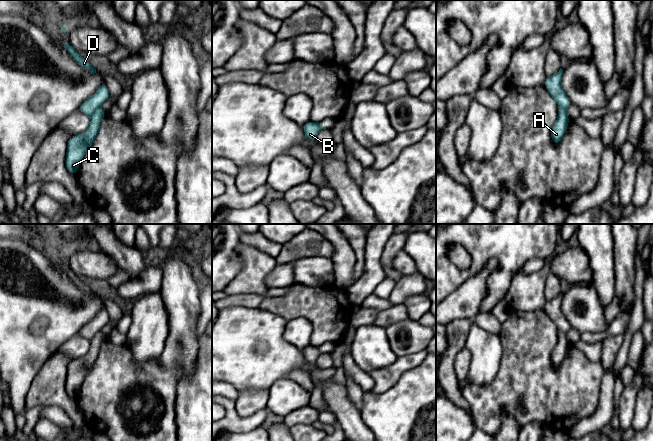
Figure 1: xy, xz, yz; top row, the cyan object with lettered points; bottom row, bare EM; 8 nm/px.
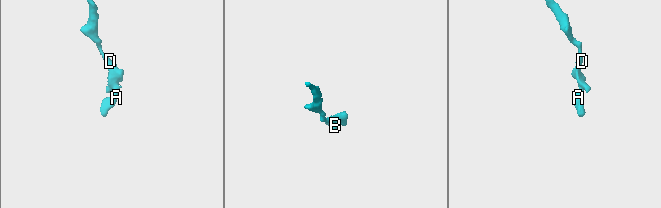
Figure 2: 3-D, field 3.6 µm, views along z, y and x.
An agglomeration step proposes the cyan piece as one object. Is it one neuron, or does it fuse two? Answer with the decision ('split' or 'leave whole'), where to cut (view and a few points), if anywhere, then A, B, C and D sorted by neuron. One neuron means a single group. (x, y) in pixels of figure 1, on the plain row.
split | xy (97, 332), (90, 341) | A C / B D

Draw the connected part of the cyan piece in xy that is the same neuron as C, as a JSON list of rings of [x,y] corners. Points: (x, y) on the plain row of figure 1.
[[[97,333],[90,341],[90,348],[88,353],[84,357],[72,360],[69,363],[65,388],[67,394],[71,398],[76,398],[80,386],[86,375],[92,369],[99,355],[100,346],[106,338],[107,336]]]

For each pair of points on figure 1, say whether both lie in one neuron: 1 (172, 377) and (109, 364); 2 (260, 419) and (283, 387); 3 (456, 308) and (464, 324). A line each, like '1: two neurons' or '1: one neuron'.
1: one neuron
2: two neurons
3: two neurons

